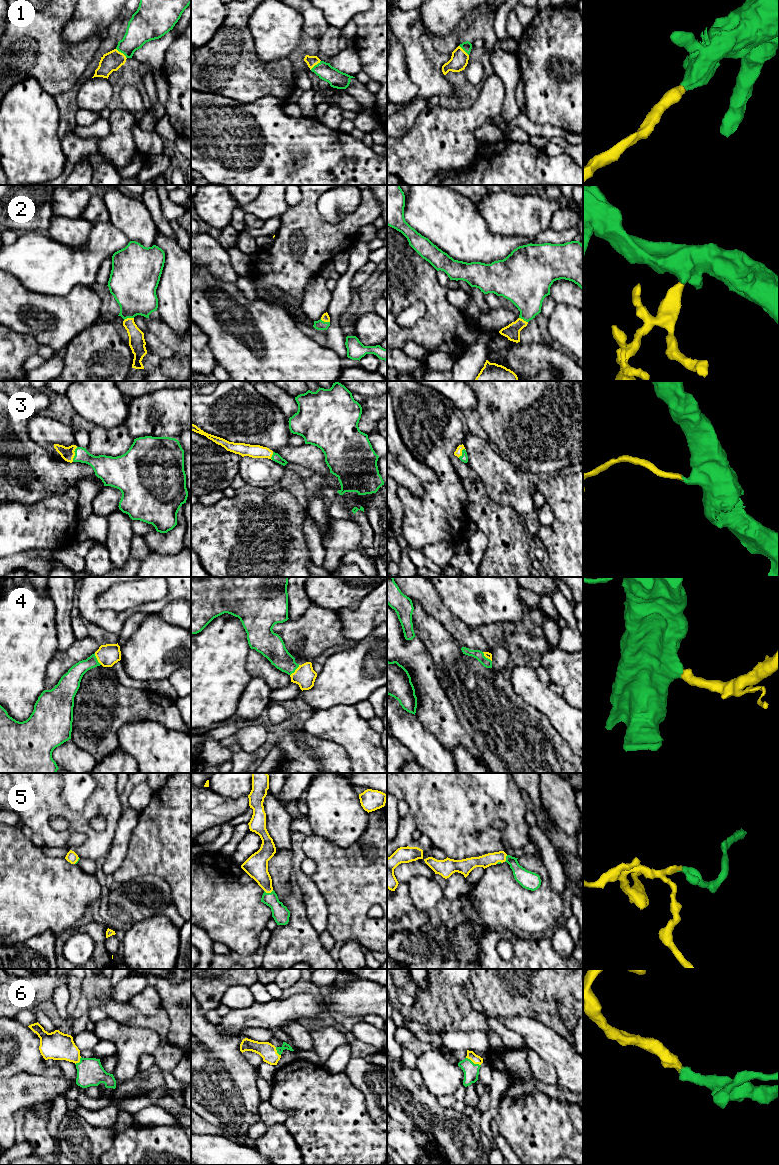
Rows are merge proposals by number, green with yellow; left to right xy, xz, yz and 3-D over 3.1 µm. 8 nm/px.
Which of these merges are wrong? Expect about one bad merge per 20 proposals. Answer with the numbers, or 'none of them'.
none of them

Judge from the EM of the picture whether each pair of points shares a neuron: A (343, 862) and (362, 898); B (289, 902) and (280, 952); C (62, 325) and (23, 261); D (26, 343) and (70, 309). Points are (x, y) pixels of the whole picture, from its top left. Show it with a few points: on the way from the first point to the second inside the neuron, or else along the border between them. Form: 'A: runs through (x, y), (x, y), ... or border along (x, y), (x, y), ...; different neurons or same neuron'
A: runs through (343, 871), (345, 878), (356, 889); same neuron
B: runs through (295, 914), (295, 937), (292, 940); same neuron
C: border along (22, 284), (30, 291), (47, 295), (67, 294); different neurons
D: border along (11, 329), (30, 335), (39, 344); different neurons

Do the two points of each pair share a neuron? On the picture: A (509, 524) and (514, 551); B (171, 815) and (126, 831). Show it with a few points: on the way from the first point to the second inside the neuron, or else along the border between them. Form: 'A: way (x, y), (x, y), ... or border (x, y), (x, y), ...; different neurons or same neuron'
A: way (509, 531), (509, 541), (511, 544); same neuron
B: border (139, 813), (127, 852); different neurons

